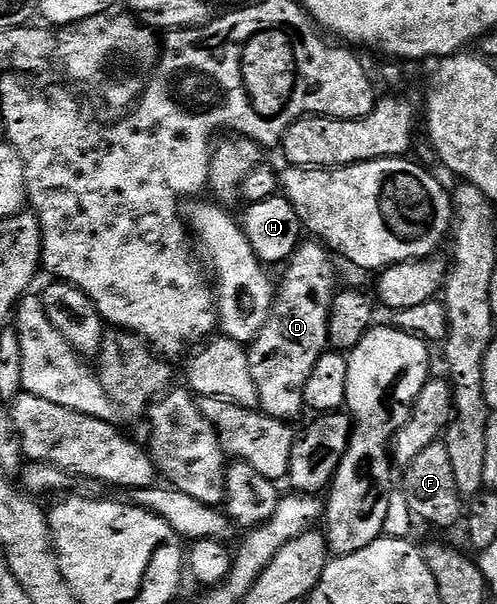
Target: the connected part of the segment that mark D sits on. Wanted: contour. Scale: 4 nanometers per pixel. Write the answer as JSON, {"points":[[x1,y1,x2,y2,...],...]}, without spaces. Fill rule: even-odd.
{"points":[[301,243,292,253,283,269,284,277,278,280,266,326,246,348,250,374,258,385,259,411,285,422,295,421,295,416,305,411,306,378,310,378,318,358,330,348,328,311,338,291,337,261,323,243,312,243,316,244]]}

